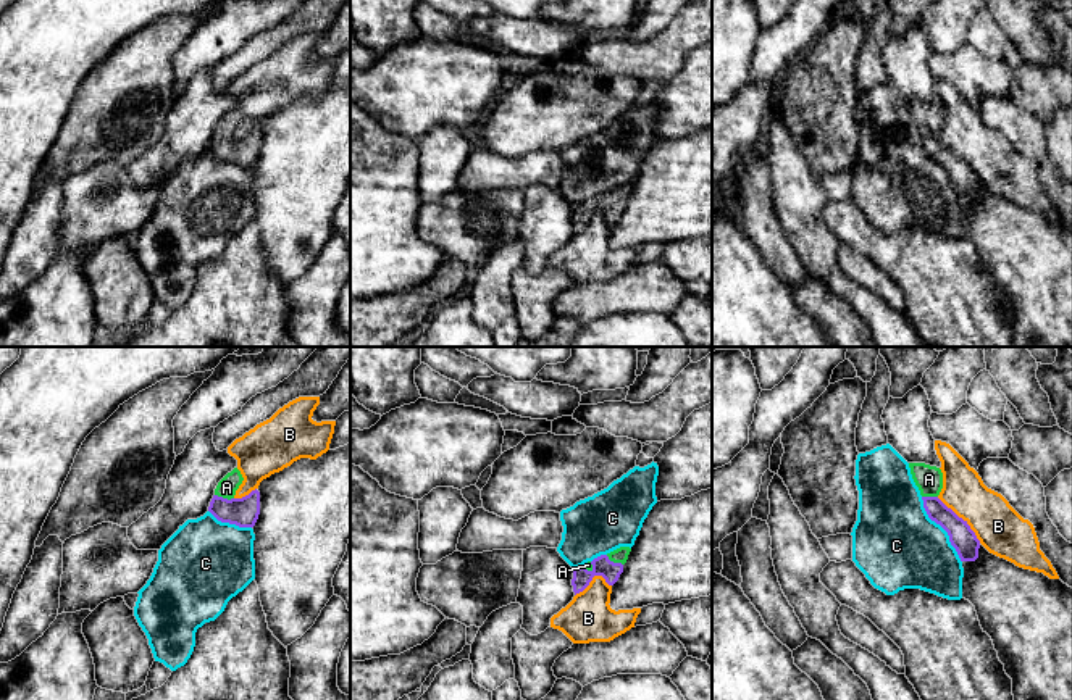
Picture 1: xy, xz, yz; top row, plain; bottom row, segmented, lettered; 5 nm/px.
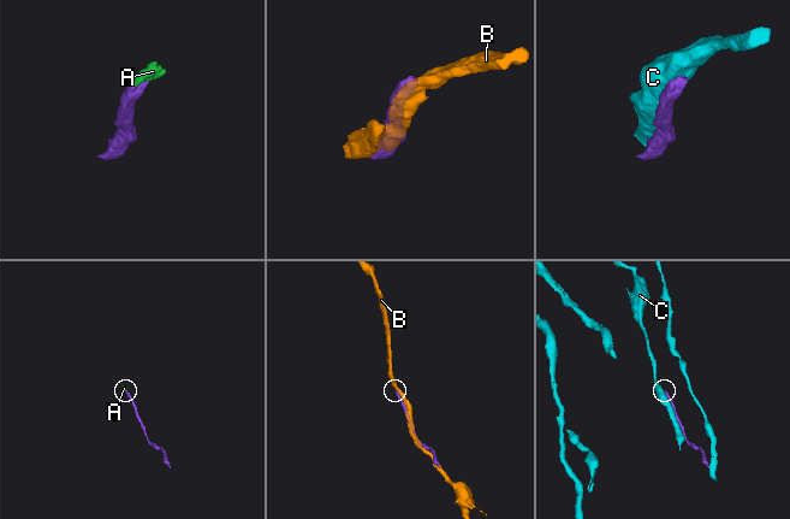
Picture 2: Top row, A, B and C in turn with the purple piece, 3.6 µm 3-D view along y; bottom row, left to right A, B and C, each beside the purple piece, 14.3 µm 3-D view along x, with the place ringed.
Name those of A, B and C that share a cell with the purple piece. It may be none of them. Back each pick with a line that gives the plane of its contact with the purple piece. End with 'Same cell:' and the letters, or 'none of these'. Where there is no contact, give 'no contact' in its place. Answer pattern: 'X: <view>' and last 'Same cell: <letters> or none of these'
A: xy
Same cell: A

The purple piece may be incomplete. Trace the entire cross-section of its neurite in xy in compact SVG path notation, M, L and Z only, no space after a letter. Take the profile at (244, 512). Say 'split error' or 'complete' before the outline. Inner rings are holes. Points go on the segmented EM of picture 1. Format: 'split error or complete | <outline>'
split error | M237 468L228 473L216 485L208 511L221 523L239 527L253 527L260 515L260 492L255 489L242 498L236 498L236 490L244 477Z

